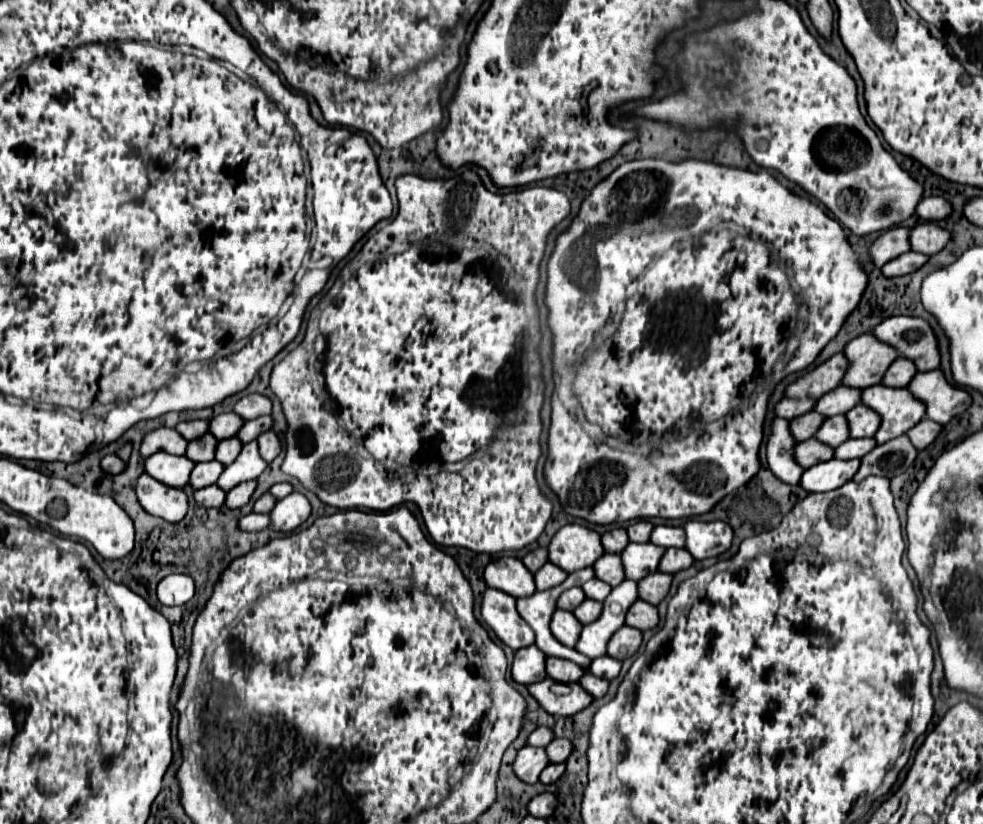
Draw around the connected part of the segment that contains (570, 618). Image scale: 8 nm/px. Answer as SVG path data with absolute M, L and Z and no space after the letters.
M556 609L554 615L552 615L552 623L550 623L550 629L554 633L554 637L568 645L568 647L574 647L574 643L578 641L578 635L582 631L582 623L570 613L570 611L564 611L564 609Z

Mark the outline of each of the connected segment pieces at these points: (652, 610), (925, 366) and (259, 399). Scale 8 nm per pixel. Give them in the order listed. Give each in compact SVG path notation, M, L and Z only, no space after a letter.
M638 599L628 609L628 613L626 613L626 625L636 627L640 631L646 631L646 629L656 627L658 625L658 611L656 611L656 607Z
M888 317L872 329L872 335L914 361L916 371L932 371L940 365L938 341L930 325L920 317Z
M260 393L246 395L246 397L238 399L234 405L234 413L242 419L256 419L260 415L270 415L270 411L272 411L270 399Z

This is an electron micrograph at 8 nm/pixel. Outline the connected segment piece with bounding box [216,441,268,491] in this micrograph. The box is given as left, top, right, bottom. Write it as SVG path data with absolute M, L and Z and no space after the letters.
M250 441L250 443L242 445L242 453L238 455L238 459L232 465L224 467L216 485L222 491L230 491L232 487L236 487L242 481L256 479L266 467L268 467L268 463L258 455L258 443Z

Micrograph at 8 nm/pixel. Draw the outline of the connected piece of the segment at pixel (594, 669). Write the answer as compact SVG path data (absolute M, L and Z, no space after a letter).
M602 655L602 657L596 657L590 665L590 673L596 675L596 677L602 677L602 679L614 679L618 673L620 673L620 667L622 663L610 655Z

